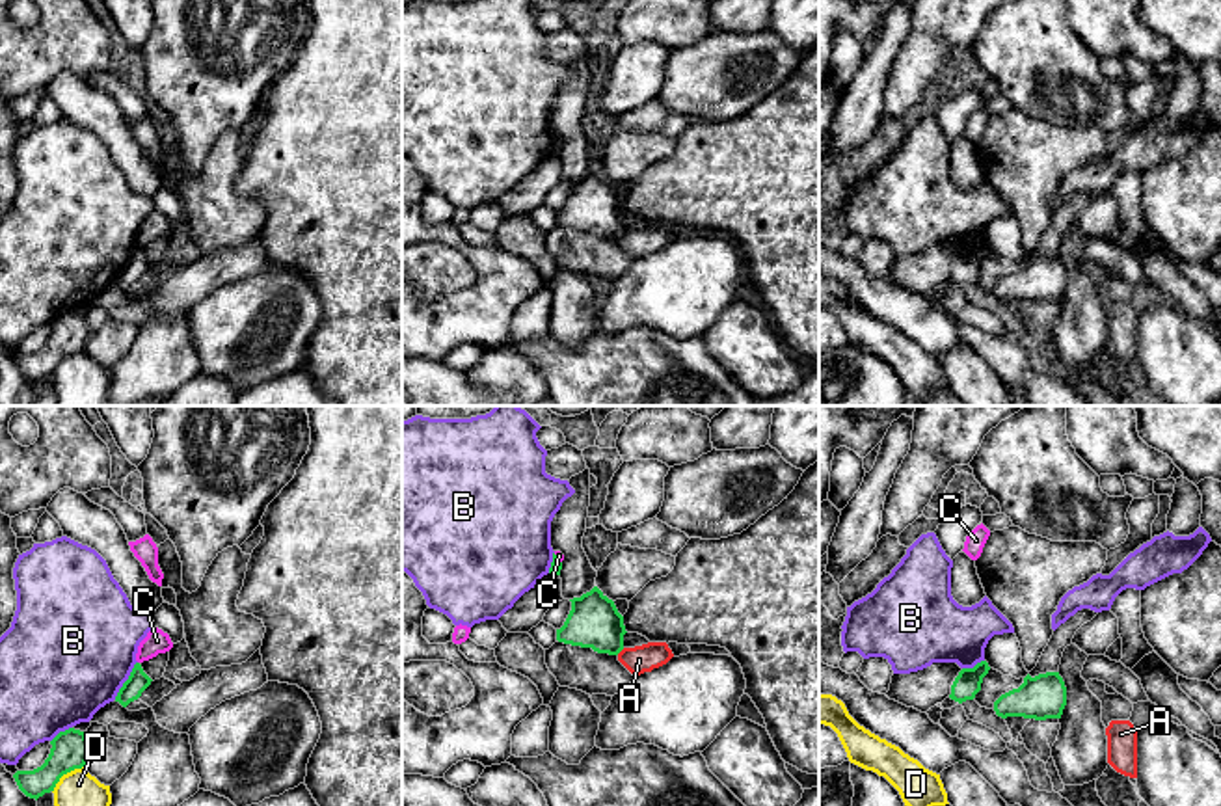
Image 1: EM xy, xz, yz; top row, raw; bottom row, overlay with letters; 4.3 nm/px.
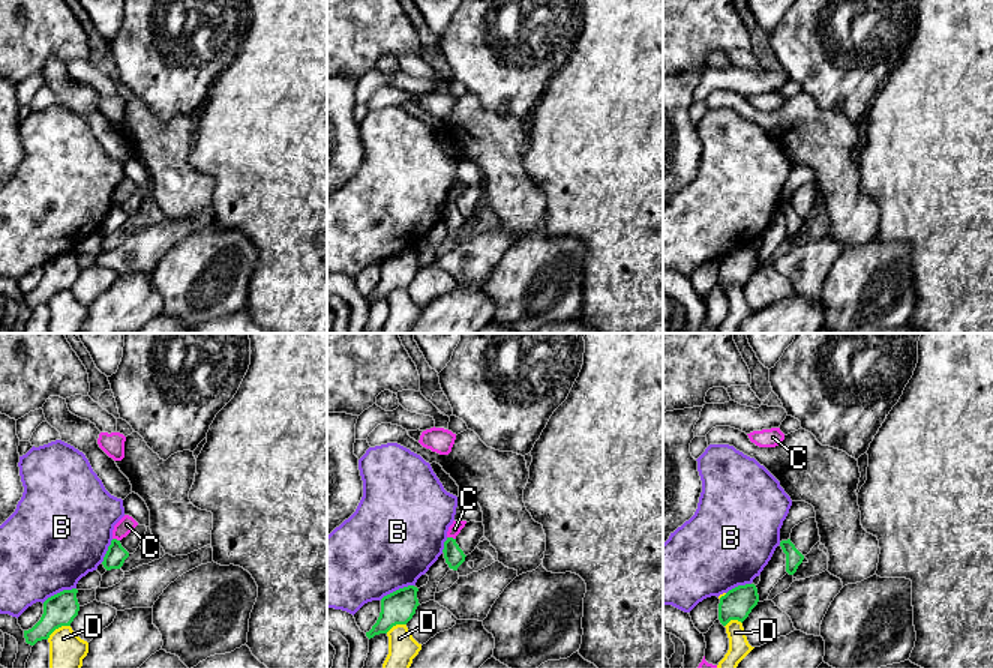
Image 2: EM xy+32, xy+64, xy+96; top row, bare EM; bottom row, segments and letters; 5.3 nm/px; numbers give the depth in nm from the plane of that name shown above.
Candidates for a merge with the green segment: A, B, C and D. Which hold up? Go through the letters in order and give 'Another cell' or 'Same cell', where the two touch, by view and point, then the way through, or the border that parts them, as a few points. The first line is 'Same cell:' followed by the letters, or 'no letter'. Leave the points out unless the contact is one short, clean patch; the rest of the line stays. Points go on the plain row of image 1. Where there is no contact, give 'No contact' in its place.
Same cell: no letter
A: Another cell. Touches green at xz (620, 233)
B: Another cell. Touches green at xy (127, 263)
C: Another cell. Touches green at xz (557, 142). Boundary: xz (553, 136), (561, 146)
D: Another cell. Touches green at xy (64, 356)

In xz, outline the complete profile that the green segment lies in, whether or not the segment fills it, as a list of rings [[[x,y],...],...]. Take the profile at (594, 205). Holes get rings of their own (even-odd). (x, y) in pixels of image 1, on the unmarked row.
[[[597,169],[573,181],[571,194],[557,223],[571,229],[592,231],[597,236],[618,238],[624,233],[624,199]]]

